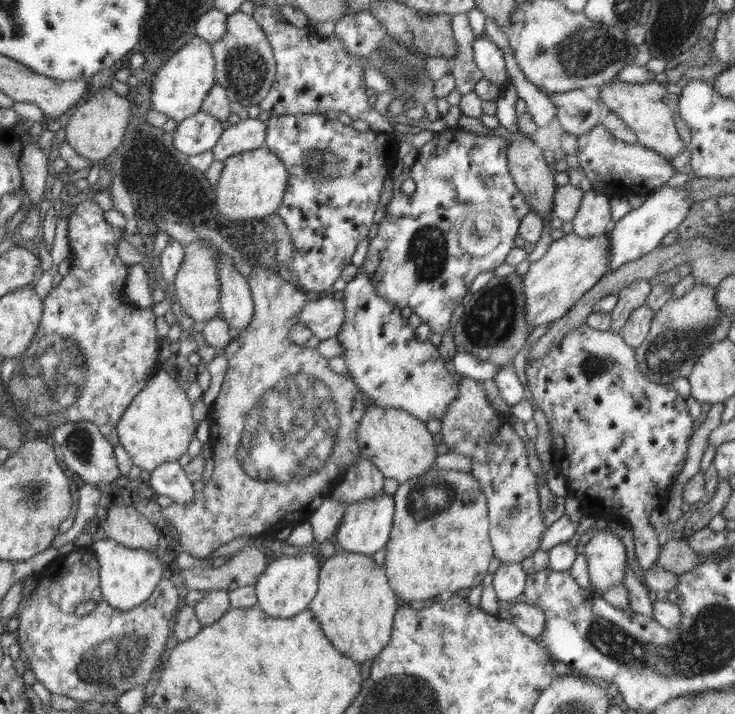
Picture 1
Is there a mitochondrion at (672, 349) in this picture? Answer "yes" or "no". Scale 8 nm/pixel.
yes

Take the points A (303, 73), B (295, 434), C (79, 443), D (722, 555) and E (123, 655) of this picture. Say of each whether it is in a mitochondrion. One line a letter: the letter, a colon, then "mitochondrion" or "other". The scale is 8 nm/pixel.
A: other
B: mitochondrion
C: mitochondrion
D: other
E: mitochondrion

